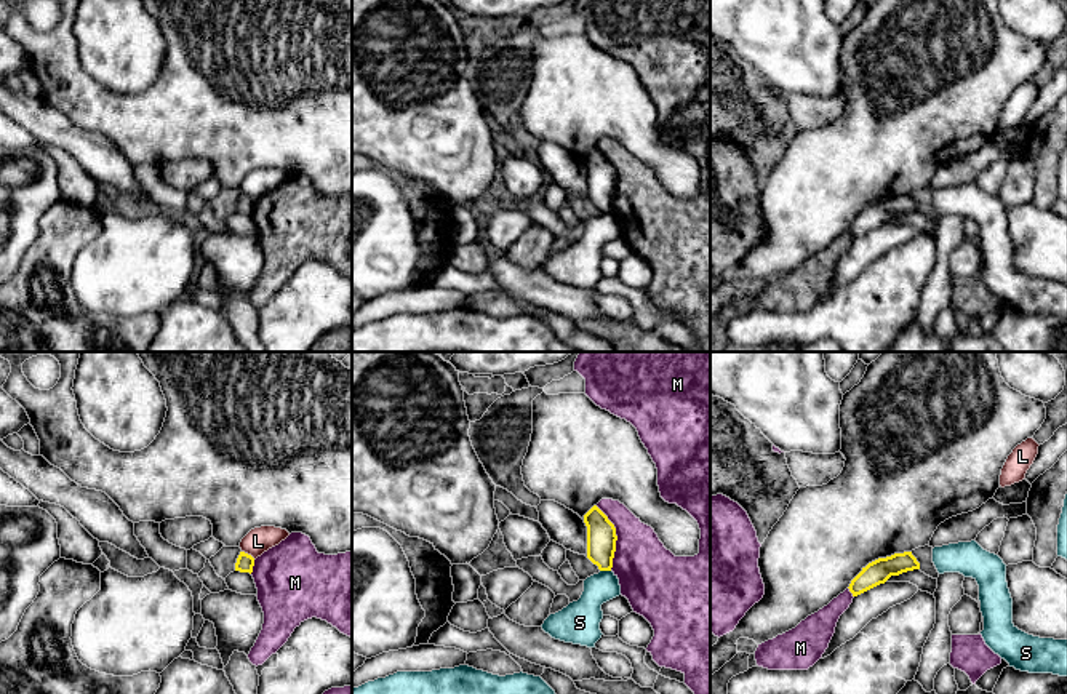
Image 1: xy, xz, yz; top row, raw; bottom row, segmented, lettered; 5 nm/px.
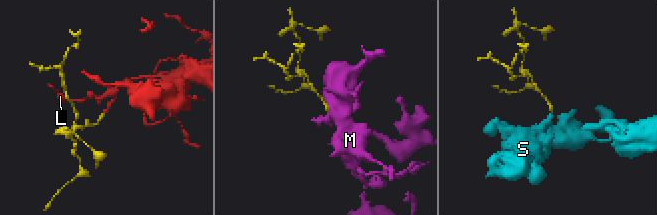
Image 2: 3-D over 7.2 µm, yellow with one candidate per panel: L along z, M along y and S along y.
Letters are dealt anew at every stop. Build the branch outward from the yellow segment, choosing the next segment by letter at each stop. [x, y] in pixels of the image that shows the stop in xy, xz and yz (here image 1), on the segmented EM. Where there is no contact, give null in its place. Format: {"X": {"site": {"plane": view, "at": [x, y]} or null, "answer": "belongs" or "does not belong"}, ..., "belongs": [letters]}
{"L": {"site": {"plane": "xy", "at": [247, 554]}, "answer": "does not belong"}, "M": {"site": {"plane": "xz", "at": [616, 538]}, "answer": "does not belong"}, "S": {"site": {"plane": "xz", "at": [605, 570]}, "answer": "does not belong"}, "belongs": []}

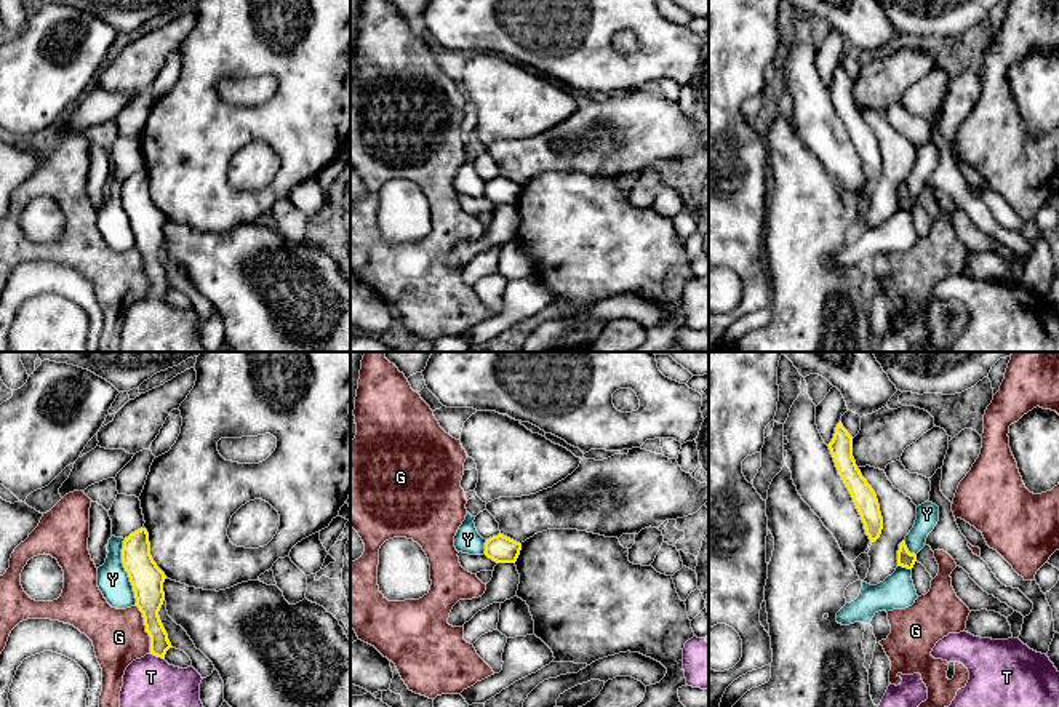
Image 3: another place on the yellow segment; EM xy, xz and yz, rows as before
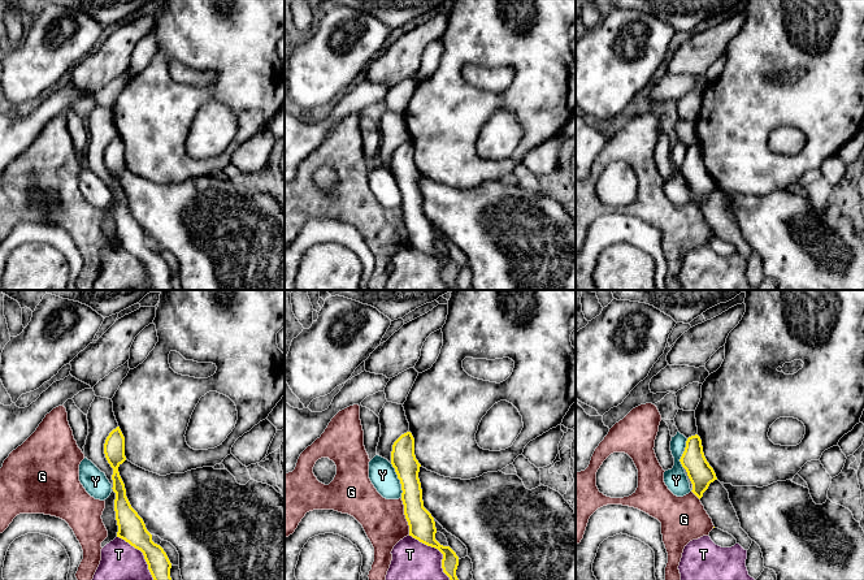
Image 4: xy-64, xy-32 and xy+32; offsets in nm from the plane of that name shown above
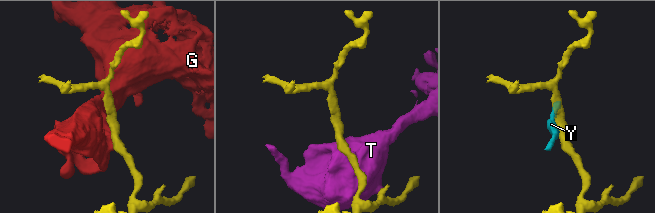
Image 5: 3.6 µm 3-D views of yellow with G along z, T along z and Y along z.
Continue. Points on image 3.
{"G": {"site": {"plane": "xy", "at": [146, 629]}, "answer": "does not belong"}, "T": {"site": {"plane": "xy", "at": [157, 656]}, "answer": "does not belong"}, "Y": {"site": {"plane": "xy", "at": [127, 571]}, "answer": "does not belong"}, "belongs": []}

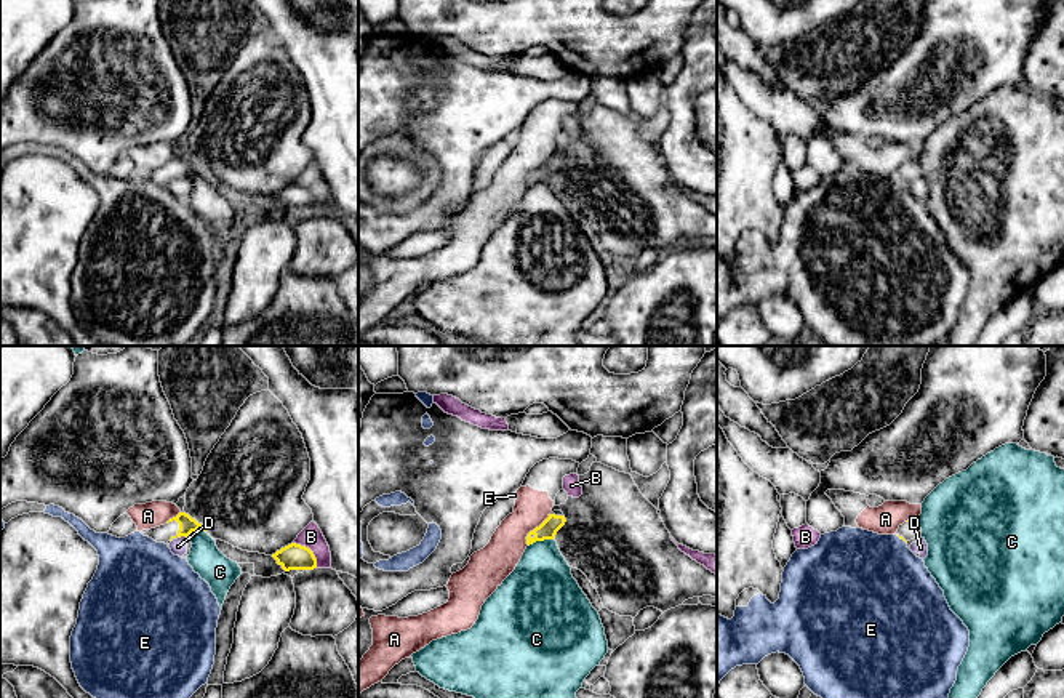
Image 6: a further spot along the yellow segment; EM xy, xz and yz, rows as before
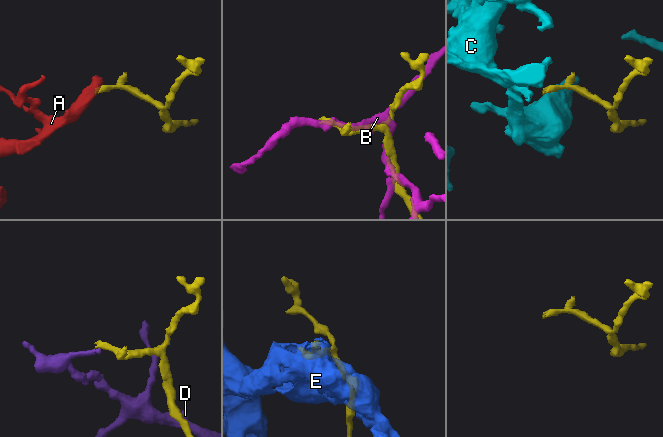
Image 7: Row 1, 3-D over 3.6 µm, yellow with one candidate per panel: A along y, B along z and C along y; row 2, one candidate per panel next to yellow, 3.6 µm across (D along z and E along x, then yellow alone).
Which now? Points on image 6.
{"A": {"site": {"plane": "xz", "at": [535, 529]}, "answer": "does not belong"}, "B": {"site": {"plane": "xy", "at": [311, 551]}, "answer": "does not belong"}, "C": {"site": {"plane": "xz", "at": [540, 540]}, "answer": "does not belong"}, "D": {"site": {"plane": "xy", "at": [183, 535]}, "answer": "does not belong"}, "E": {"site": {"plane": "yz", "at": [901, 538]}, "answer": "does not belong"}, "belongs": []}

